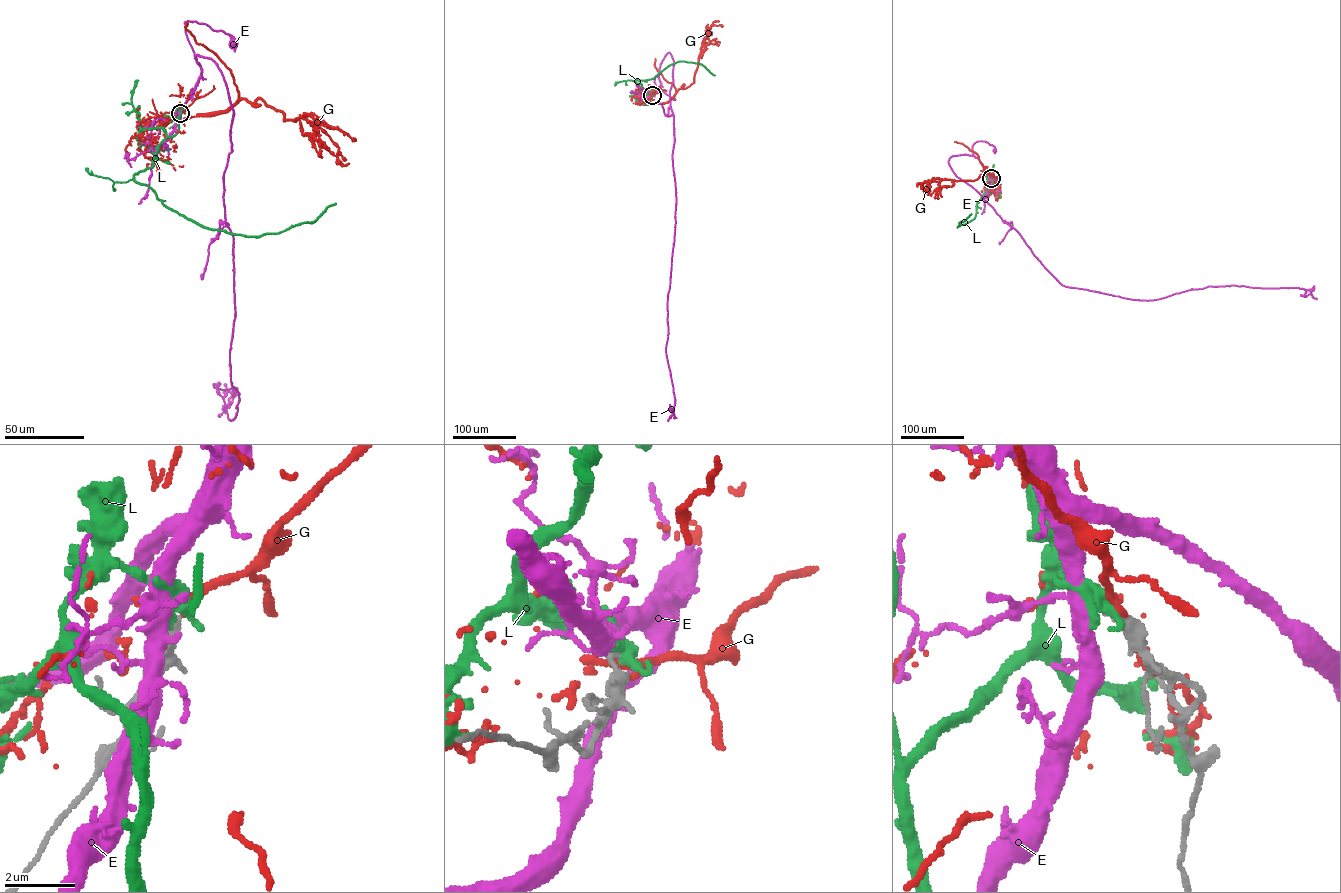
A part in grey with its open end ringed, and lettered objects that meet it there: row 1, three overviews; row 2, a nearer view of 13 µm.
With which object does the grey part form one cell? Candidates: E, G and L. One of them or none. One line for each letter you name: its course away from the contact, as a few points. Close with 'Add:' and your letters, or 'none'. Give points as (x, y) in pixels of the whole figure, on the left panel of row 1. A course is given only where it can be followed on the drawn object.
G: course (180, 113), (168, 123), (225, 112), (237, 100), (259, 105), (261, 98), (284, 120), (310, 115), (356, 140)
Add: G

